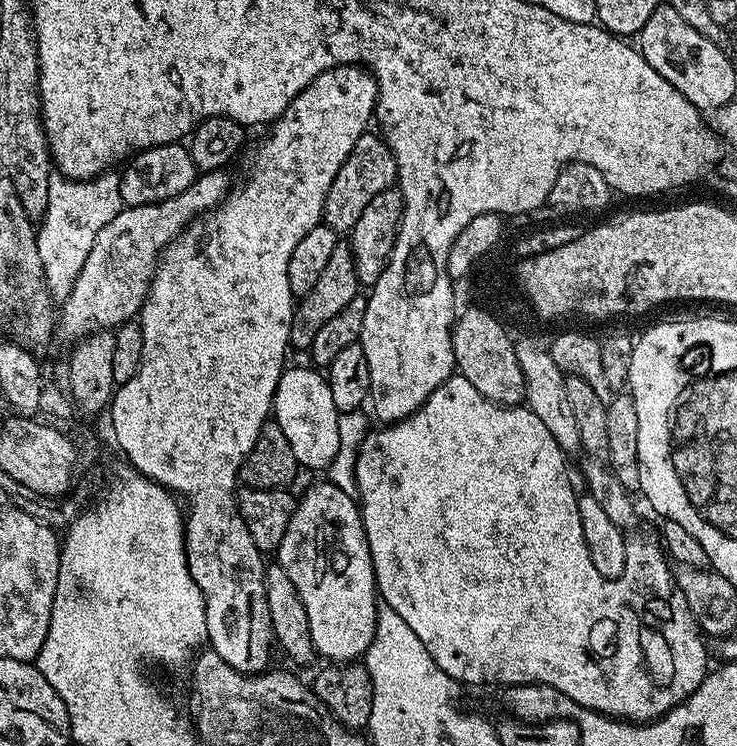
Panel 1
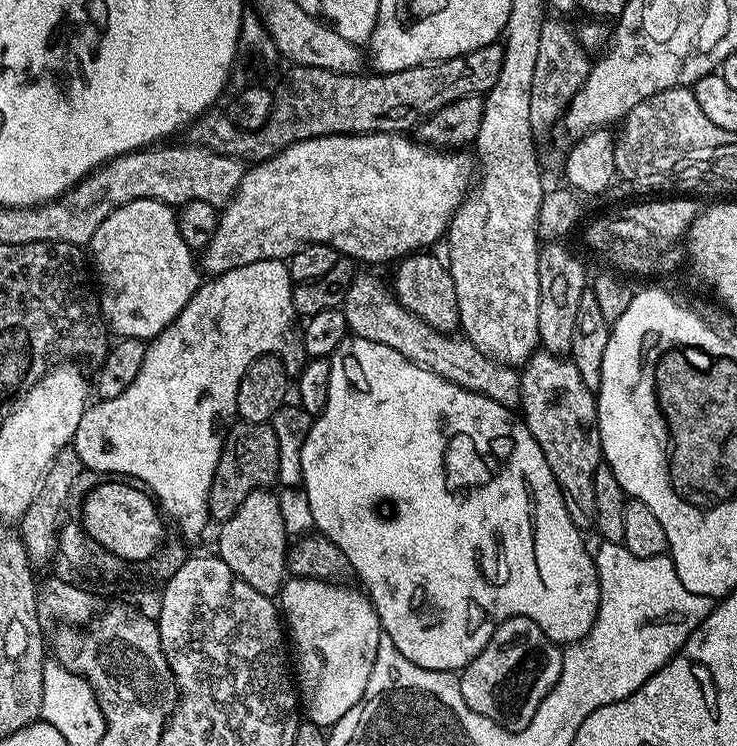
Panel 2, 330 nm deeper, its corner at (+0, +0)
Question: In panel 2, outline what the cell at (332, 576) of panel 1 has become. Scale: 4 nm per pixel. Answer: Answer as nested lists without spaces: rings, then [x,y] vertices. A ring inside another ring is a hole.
[[[288,578],[278,597],[278,608],[286,621],[286,632],[294,649],[294,680],[303,707],[307,709],[307,719],[325,730],[337,724],[362,698],[374,670],[374,658],[382,647],[380,619],[367,595],[360,590],[355,592],[352,588],[328,583],[332,582],[324,578]]]

